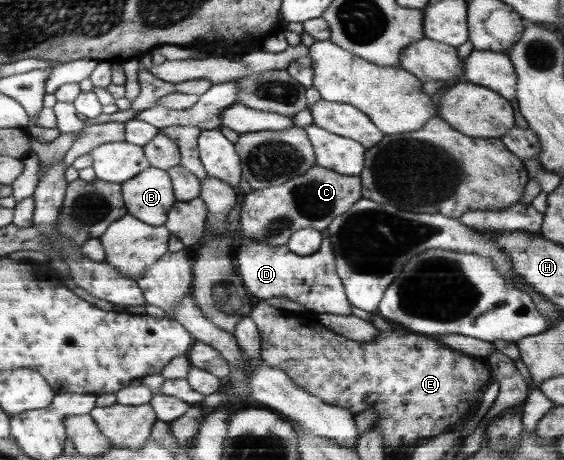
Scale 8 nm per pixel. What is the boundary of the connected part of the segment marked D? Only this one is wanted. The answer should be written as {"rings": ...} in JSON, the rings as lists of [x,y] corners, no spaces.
{"rings":[[[328,230],[322,231],[320,249],[309,256],[300,257],[291,252],[287,245],[268,246],[256,242],[253,238],[242,236],[242,245],[238,252],[240,276],[250,295],[261,299],[285,296],[302,306],[303,313],[314,318],[321,313],[350,315],[351,306],[345,295],[341,278],[336,274],[336,261],[332,253],[332,244]]]}

